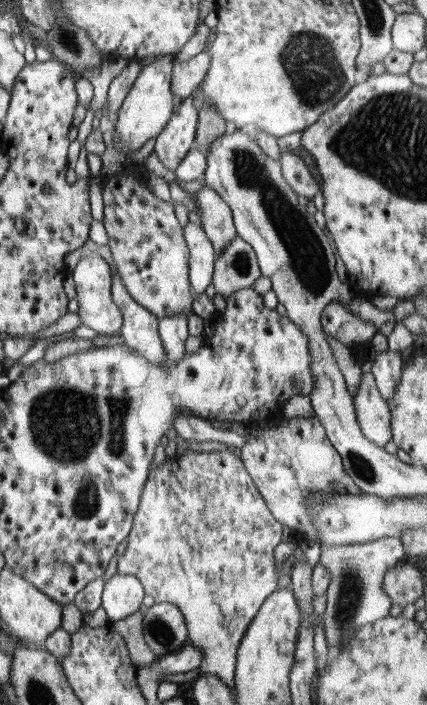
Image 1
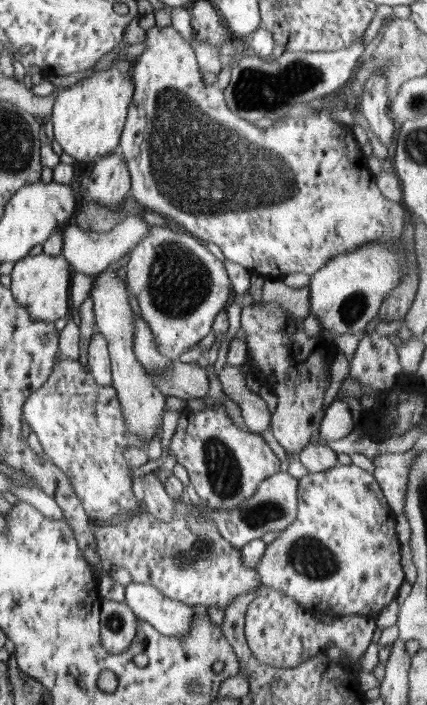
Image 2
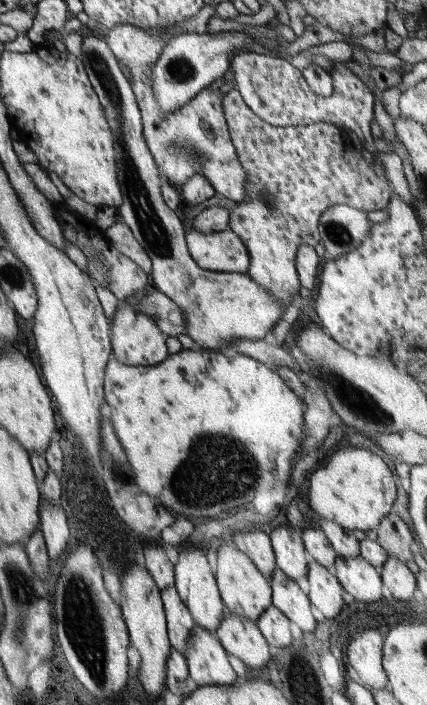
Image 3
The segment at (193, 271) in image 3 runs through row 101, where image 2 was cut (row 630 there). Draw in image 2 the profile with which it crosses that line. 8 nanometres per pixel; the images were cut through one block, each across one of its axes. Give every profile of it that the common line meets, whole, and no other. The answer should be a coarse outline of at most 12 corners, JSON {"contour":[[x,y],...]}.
{"contour":[[102,600],[100,638],[124,652],[139,620],[125,602]]}

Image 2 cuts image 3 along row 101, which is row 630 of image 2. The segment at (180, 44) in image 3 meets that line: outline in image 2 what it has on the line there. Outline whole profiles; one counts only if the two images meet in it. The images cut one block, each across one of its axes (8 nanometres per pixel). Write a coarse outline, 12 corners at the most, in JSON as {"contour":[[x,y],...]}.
{"contour":[[149,584],[120,590],[140,622],[164,636],[186,636],[190,605]]}

